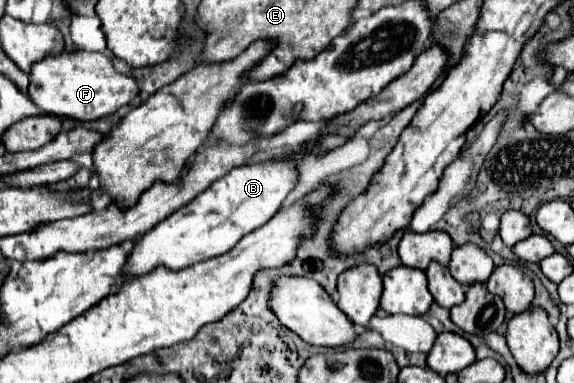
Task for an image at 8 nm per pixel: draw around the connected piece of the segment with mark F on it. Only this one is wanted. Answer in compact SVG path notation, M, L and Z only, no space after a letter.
M60 53L56 57L46 57L32 67L30 73L30 99L46 115L72 117L78 121L94 121L116 113L120 107L128 105L138 95L138 83L114 69L112 61L104 53Z

